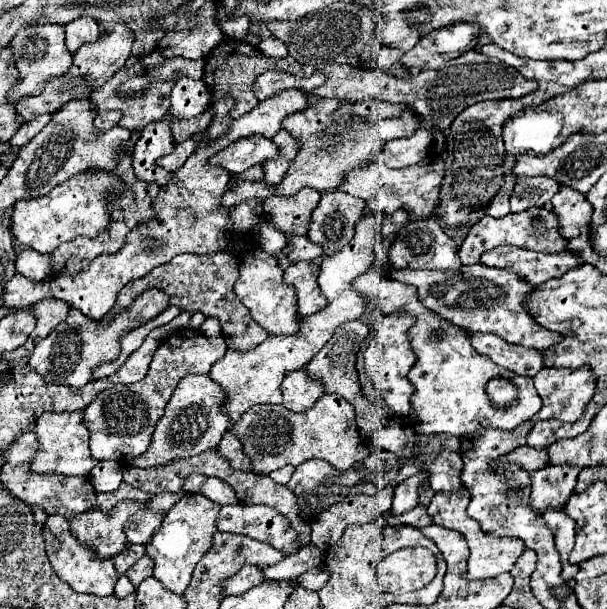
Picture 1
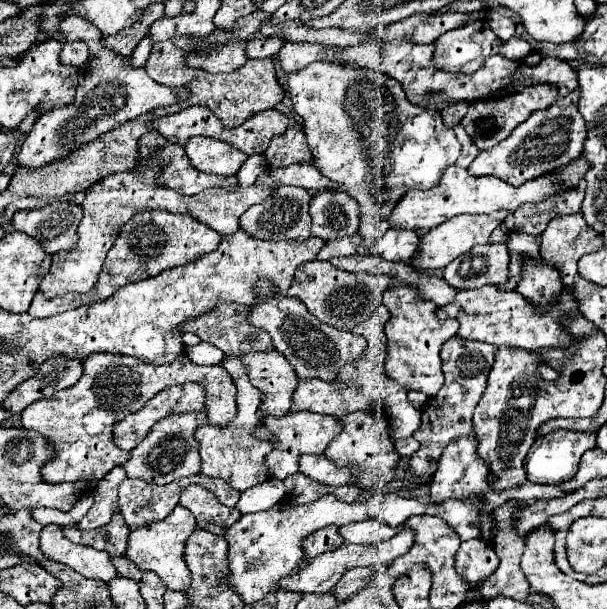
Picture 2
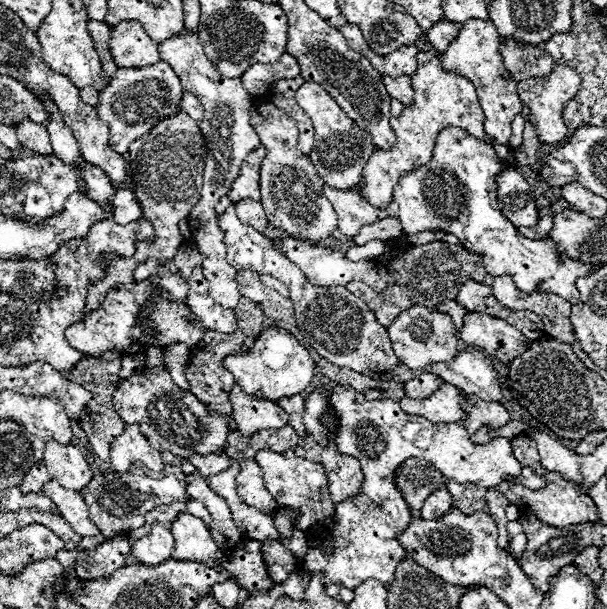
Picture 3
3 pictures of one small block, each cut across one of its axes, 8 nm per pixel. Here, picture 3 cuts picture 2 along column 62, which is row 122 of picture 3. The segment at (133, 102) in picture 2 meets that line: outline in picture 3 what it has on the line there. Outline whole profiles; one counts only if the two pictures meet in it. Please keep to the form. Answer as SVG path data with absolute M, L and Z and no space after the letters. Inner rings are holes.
M156 62L156 66L144 66L144 70L118 68L118 74L110 78L108 86L98 92L96 112L110 126L110 146L118 154L126 154L130 142L146 134L160 120L180 112L180 98L184 90L180 78L166 62ZM24 118L24 120L16 126L16 132L20 134L20 142L22 142L26 148L32 148L36 154L52 154L50 138L48 138L48 132L44 130L42 124L36 124L36 122Z

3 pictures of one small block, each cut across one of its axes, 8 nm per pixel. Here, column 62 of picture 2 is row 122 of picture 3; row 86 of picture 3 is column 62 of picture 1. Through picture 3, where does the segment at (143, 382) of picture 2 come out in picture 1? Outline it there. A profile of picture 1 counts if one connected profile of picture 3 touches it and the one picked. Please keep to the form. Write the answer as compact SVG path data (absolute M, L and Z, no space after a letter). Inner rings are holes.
M84 410L74 412L46 412L34 424L34 434L38 438L38 450L32 458L32 472L36 474L64 474L64 476L88 476L98 464L88 448L90 432L84 426Z

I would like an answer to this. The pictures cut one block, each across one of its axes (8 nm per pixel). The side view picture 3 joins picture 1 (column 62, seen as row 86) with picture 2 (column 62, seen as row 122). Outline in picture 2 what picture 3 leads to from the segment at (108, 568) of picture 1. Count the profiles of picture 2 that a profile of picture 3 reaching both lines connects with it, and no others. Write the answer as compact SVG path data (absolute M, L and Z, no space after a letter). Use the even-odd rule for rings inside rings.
M46 526L40 534L40 550L46 558L70 566L74 572L86 578L98 578L110 582L118 572L110 562L108 552L100 552L88 546L70 542L60 526Z

